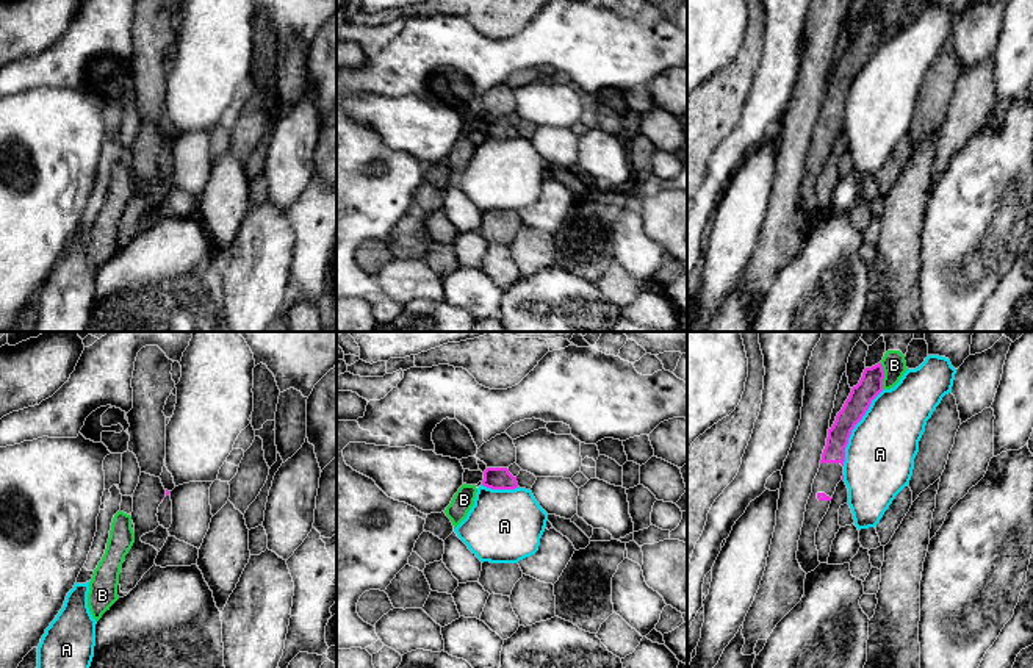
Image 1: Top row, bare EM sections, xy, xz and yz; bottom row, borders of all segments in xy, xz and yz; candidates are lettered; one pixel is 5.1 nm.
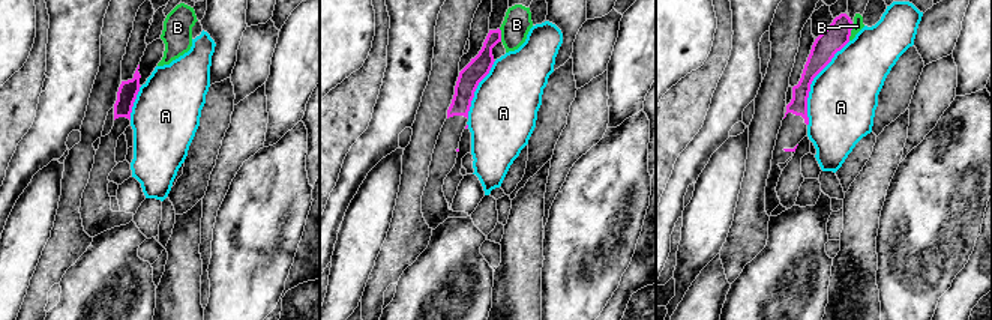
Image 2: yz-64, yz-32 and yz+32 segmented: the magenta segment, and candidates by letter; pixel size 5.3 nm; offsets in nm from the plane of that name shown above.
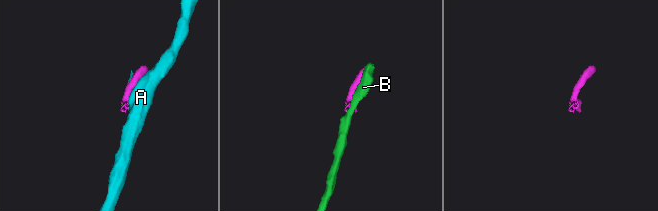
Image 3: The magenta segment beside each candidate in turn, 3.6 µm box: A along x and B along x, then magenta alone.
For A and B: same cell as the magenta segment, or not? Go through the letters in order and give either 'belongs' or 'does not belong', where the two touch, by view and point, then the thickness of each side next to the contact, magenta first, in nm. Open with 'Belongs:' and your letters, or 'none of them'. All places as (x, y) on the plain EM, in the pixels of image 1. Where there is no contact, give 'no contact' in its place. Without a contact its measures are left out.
Belongs: none of them
A: does not belong | yz (853, 77) | 120/360 nm
B: does not belong | yz (883, 25) | 120/120 nm

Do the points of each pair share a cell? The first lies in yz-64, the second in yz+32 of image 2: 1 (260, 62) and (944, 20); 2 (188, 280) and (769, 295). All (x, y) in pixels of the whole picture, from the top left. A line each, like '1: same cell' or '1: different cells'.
1: same cell
2: different cells

